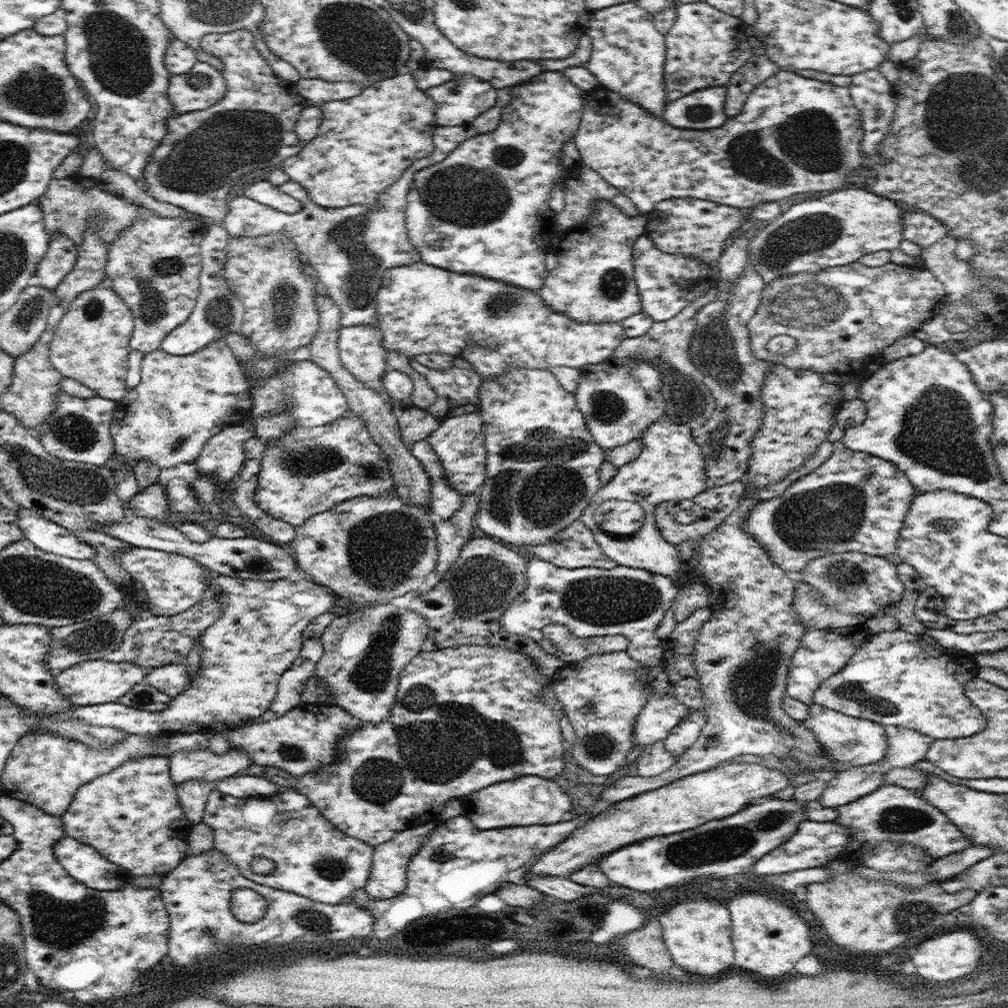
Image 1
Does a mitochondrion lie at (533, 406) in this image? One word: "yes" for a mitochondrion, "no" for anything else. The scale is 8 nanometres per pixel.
no

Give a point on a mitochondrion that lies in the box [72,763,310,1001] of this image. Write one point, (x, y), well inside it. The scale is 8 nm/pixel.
(203, 932)

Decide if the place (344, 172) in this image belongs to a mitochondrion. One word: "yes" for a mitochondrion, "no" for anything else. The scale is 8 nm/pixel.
no

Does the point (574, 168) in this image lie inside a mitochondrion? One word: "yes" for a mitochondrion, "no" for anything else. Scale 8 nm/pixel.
no

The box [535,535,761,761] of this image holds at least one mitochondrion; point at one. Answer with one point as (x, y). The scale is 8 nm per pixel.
(597, 600)

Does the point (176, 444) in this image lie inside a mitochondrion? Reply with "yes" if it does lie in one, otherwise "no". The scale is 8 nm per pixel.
yes

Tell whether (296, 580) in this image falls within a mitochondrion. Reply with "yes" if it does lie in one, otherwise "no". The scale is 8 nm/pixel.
no

